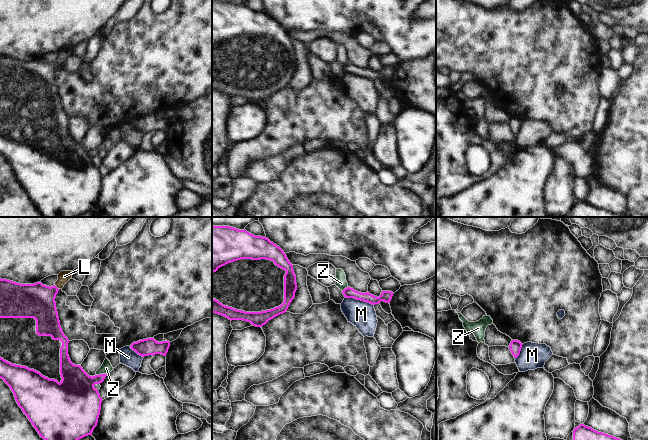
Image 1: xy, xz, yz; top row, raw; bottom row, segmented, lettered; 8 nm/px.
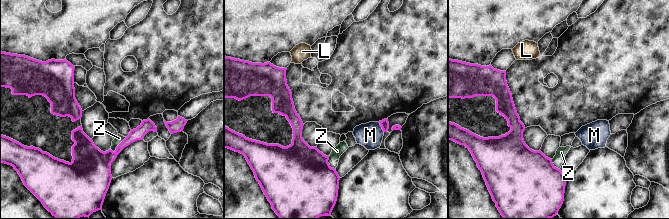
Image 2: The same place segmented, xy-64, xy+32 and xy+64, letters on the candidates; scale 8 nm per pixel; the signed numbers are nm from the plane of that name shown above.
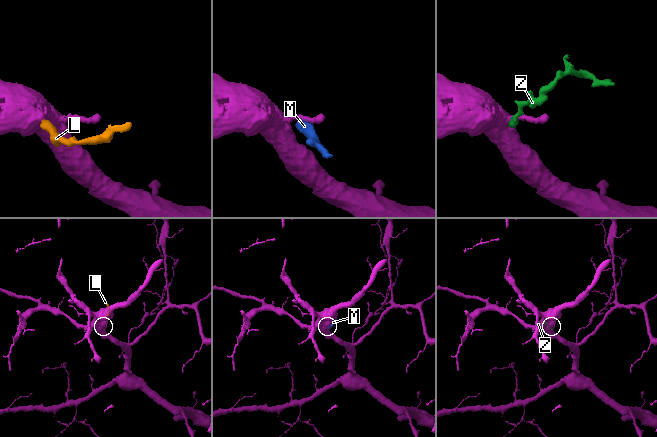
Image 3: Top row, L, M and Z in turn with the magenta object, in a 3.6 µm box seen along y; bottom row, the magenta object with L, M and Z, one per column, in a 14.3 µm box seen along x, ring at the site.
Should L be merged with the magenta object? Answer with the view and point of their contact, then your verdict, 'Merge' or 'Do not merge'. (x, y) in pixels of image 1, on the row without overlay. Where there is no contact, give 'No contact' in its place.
Touches magenta at xy (56, 63). Merge.

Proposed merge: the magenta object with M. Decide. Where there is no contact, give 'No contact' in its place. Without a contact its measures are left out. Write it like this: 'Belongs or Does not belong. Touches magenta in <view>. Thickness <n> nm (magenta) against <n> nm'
Does not belong. Touches magenta in xz. Thickness 90 nm (magenta) against 220 nm.

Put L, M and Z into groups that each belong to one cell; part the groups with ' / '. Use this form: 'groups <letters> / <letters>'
groups L / M / Z

